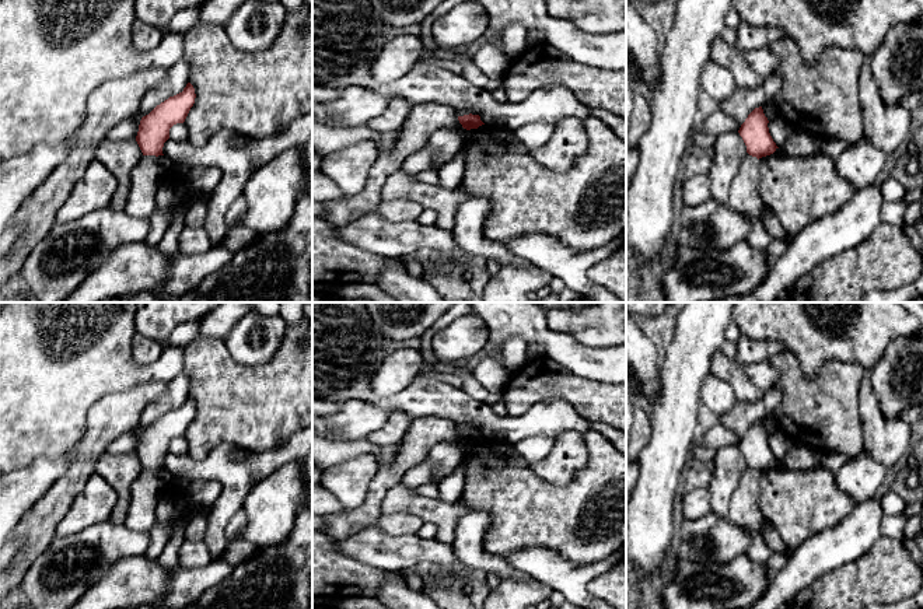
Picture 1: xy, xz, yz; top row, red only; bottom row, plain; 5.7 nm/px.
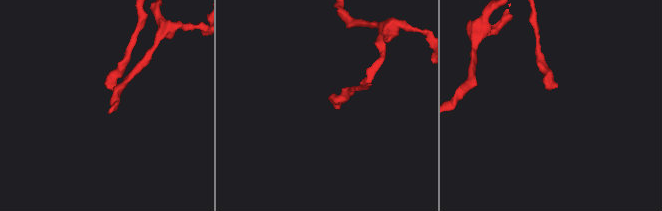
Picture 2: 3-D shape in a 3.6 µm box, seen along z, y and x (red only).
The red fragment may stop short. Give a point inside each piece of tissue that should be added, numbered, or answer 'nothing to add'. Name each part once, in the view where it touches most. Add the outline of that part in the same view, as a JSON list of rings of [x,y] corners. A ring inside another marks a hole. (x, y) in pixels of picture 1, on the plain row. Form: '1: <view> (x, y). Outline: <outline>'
nothing to add

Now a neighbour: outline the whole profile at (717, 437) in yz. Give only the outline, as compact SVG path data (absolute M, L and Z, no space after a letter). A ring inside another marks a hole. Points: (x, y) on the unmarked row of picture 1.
M719 423L705 434L699 447L713 448L717 451L719 448L738 444L740 440L737 434Z

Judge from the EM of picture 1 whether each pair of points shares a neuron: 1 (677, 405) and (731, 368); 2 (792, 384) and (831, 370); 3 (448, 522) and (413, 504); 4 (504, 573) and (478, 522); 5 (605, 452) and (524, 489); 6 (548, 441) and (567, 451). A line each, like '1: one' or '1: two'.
1: two
2: one
3: one
4: one
5: one
6: two

